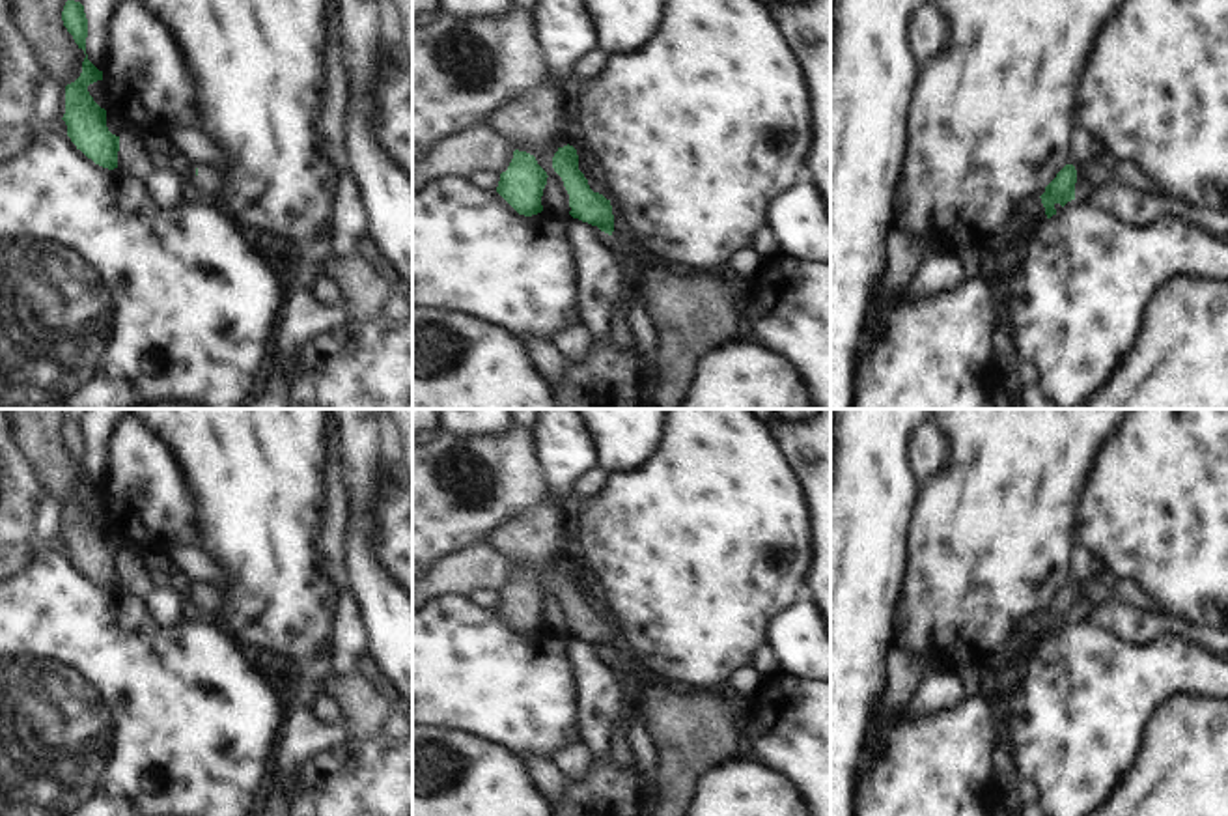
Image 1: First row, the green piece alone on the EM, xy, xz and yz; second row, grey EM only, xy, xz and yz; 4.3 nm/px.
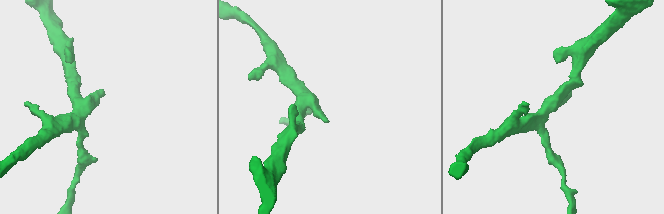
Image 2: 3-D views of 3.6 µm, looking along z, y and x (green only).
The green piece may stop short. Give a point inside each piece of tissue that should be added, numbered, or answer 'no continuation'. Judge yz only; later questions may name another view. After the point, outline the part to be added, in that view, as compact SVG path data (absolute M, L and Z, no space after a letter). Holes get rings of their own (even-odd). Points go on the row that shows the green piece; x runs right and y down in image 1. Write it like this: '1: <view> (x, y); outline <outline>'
no continuation

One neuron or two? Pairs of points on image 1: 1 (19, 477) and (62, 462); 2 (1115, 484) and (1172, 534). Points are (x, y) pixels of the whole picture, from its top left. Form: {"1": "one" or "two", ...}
{"1": "two", "2": "one"}

